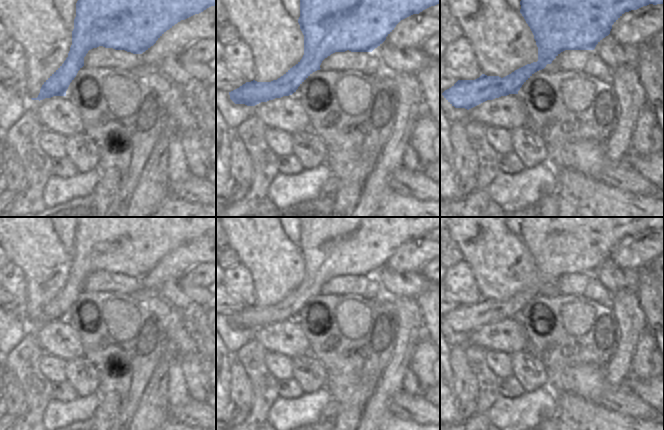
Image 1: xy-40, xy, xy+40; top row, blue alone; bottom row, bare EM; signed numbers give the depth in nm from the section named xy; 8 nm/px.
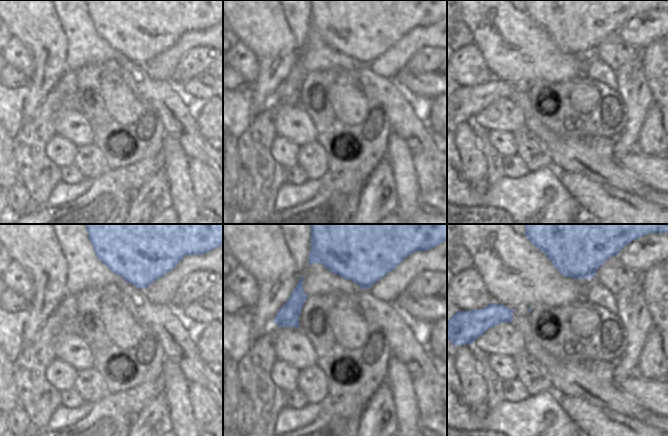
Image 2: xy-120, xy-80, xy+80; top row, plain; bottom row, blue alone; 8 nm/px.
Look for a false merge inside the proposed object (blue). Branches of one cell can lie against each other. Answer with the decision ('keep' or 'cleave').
keep

